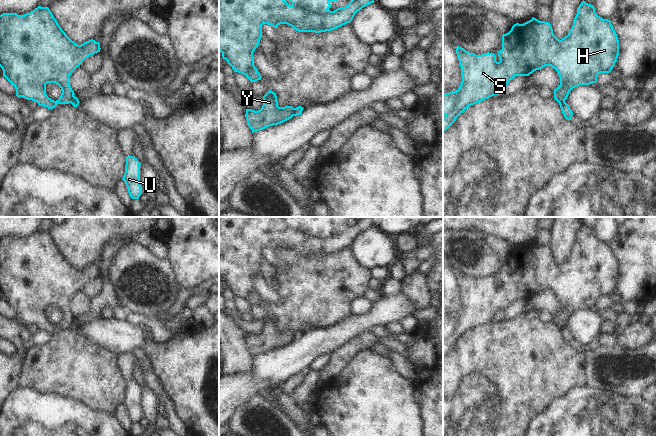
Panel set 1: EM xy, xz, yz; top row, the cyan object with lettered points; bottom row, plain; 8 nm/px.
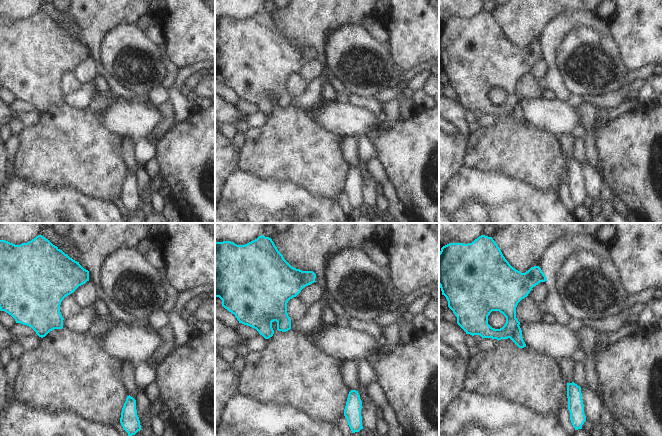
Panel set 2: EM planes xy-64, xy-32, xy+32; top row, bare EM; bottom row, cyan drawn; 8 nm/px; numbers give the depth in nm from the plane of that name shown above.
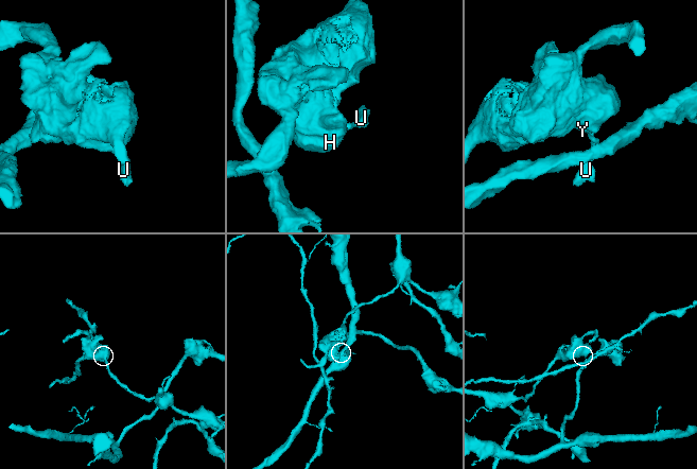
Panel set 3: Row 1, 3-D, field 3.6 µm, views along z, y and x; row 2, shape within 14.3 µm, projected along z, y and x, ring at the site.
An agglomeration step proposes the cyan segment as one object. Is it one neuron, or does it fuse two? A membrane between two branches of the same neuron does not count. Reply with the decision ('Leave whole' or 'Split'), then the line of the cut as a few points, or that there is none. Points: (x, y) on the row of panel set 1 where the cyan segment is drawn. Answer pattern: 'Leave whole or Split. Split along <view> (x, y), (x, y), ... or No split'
Split. Split along xz (294, 108), (292, 115)

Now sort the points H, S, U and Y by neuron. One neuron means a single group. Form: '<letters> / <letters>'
H S Y / U

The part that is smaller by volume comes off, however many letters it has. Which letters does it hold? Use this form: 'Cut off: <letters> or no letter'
Cut off: U

